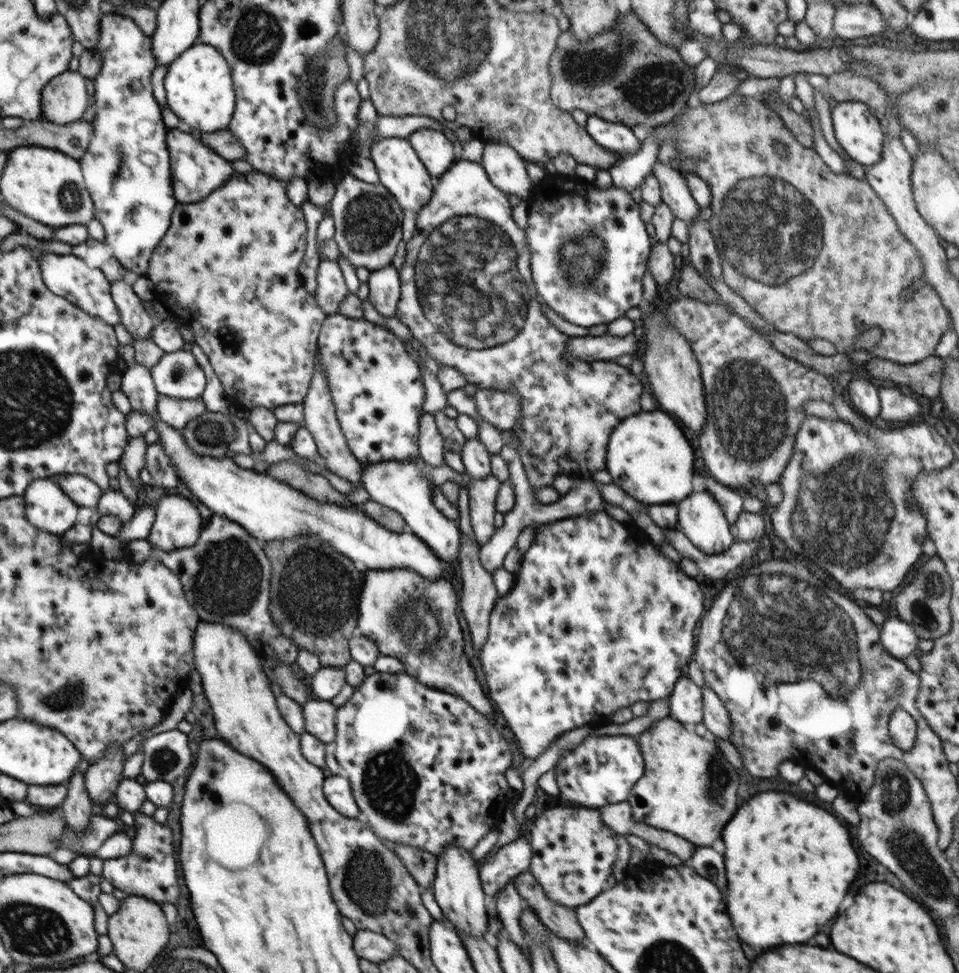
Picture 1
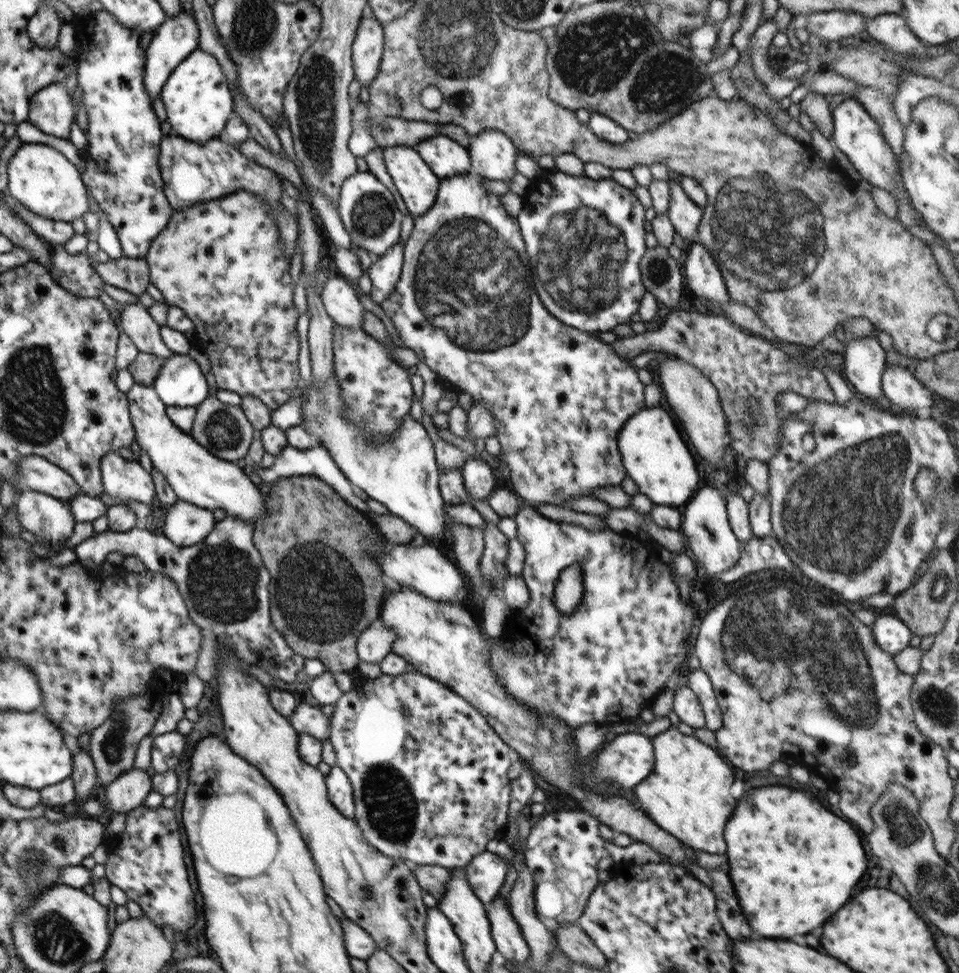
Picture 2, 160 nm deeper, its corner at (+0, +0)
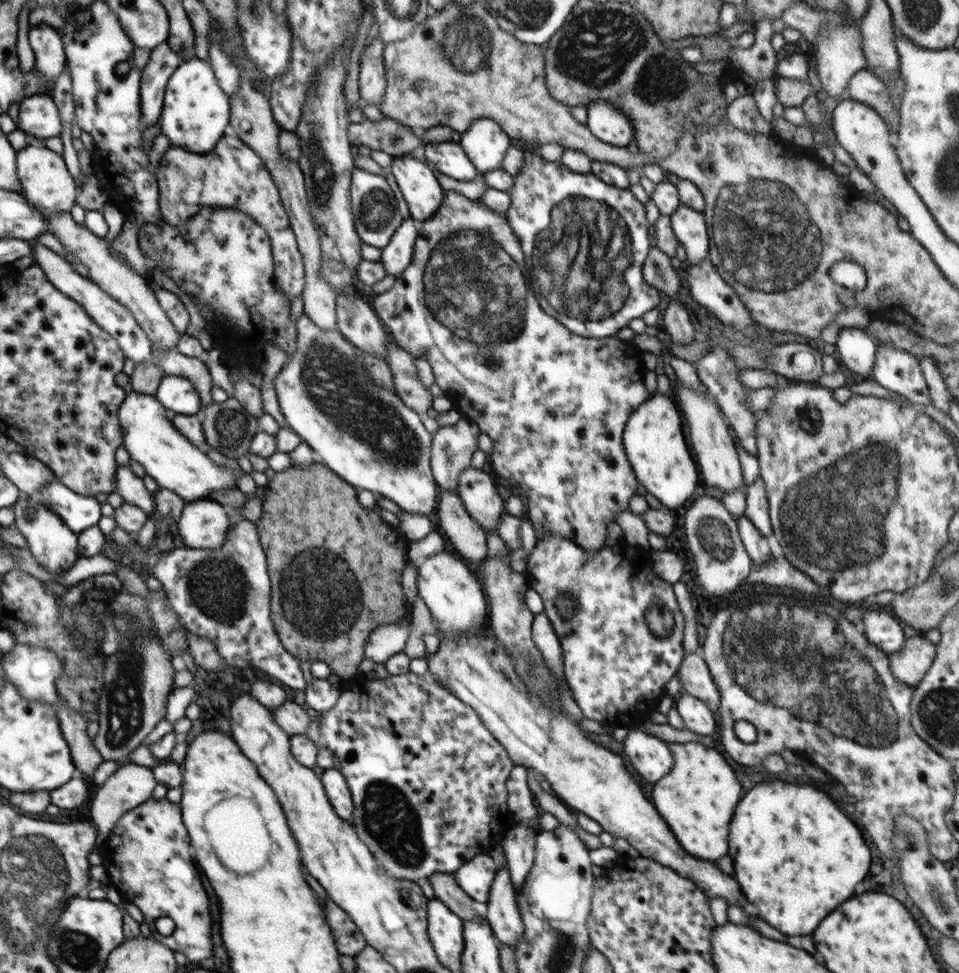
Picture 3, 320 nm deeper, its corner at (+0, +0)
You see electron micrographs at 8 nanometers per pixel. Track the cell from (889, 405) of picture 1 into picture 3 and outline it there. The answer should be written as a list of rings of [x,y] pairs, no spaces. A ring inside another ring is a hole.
[[[877,343],[871,376],[886,390],[892,390],[910,403],[932,405],[930,391],[919,360],[892,344]]]

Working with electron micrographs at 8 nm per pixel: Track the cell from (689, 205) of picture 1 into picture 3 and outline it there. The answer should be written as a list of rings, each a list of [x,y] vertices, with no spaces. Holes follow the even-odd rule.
[[[680,203],[671,216],[671,225],[690,265],[702,263],[710,256],[709,234],[703,213]]]

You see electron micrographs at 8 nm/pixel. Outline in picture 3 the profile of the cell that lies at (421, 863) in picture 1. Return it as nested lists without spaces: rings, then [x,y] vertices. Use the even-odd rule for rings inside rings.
[[[436,872],[428,878],[428,882],[434,887],[435,898],[444,901],[456,916],[463,920],[483,918],[482,914],[474,909],[475,900],[458,886],[452,873]]]

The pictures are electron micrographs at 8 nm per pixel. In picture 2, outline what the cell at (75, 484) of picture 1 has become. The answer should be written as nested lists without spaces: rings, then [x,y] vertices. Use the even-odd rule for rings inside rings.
[[[41,456],[19,457],[17,476],[25,489],[43,492],[58,499],[68,501],[72,497],[84,494],[65,470]]]

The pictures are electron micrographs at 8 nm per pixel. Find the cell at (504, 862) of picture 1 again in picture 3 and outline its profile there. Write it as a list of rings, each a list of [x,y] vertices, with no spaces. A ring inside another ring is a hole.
[[[476,855],[453,873],[460,888],[476,902],[487,902],[492,882],[499,868],[498,862],[488,855]]]

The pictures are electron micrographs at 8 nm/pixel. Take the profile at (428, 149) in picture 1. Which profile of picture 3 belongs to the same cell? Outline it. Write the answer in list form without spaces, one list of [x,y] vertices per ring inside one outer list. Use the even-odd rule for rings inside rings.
[[[459,143],[426,144],[425,156],[432,163],[432,167],[456,180],[468,182],[478,176],[478,169]]]

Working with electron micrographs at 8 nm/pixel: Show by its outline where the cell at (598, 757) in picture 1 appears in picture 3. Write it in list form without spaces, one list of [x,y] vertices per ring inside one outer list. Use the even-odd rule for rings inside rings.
[[[640,728],[630,729],[623,743],[623,752],[636,770],[648,782],[664,779],[674,767],[668,745],[658,737],[646,734]]]

